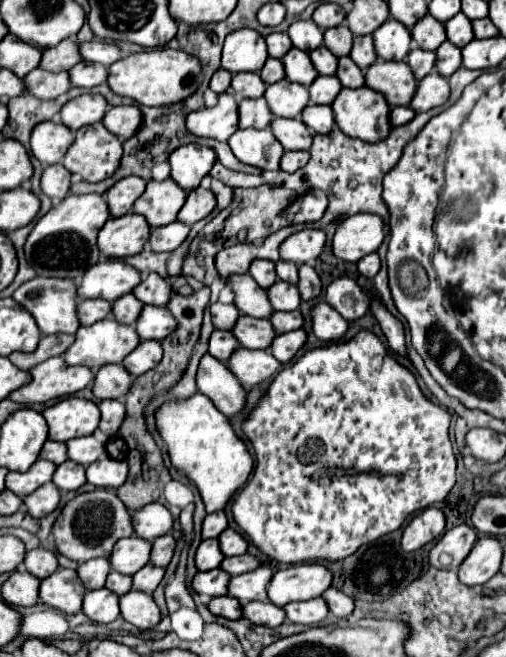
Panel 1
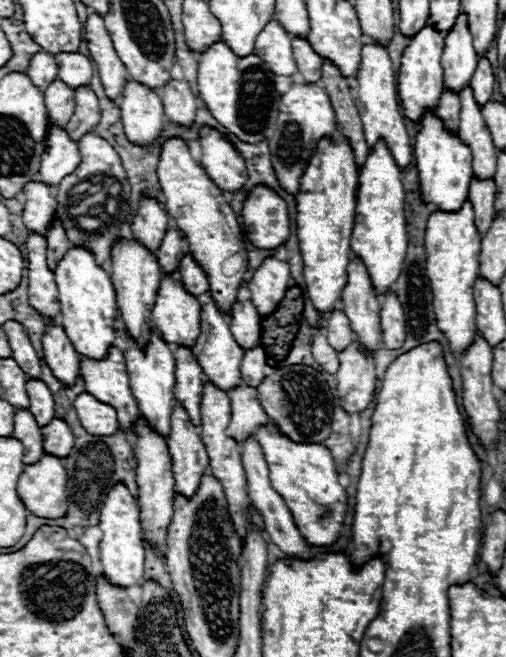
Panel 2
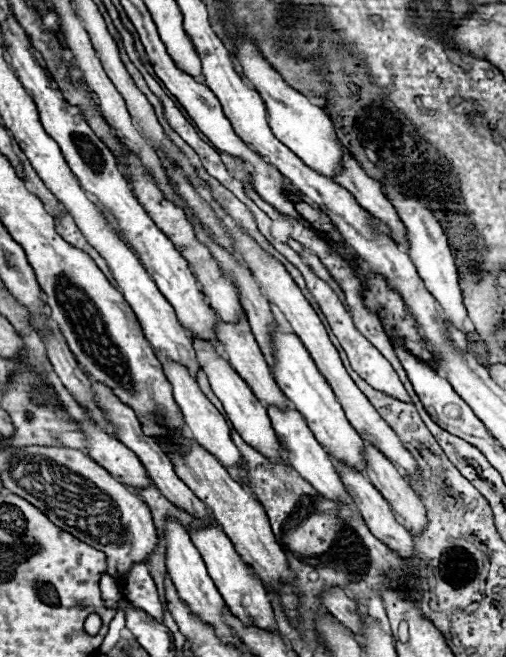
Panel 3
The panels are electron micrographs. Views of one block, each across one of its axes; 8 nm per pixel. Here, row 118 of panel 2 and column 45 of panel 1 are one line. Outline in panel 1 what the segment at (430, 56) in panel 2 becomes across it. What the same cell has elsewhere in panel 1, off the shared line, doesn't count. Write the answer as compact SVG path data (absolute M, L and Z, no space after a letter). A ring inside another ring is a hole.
M66 398L46 408L44 418L48 422L50 440L66 442L78 436L88 436L98 428L100 412L92 400Z

